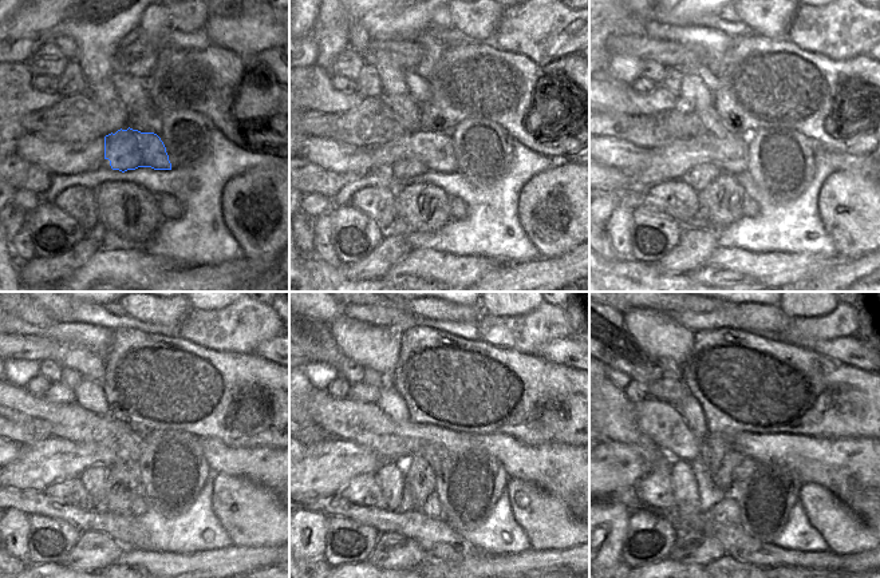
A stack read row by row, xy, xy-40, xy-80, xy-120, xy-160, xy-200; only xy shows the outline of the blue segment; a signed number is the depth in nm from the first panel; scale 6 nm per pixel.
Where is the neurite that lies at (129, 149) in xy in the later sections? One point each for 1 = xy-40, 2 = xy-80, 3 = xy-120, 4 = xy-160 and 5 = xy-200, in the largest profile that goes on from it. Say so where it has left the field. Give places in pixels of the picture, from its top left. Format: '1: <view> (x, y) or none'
1: xy-40 (407, 146)
2: xy-80 (670, 162)
3: xy-120 (40, 464)
4: xy-160 (326, 467)
5: xy-200 (616, 467)

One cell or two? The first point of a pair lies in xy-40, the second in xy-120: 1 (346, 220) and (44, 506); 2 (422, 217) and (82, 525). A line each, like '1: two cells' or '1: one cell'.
1: two cells
2: two cells

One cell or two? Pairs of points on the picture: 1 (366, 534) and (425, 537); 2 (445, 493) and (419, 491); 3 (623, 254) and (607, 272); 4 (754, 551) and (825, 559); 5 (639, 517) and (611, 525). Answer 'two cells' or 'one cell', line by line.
1: two cells
2: two cells
3: two cells
4: one cell
5: two cells

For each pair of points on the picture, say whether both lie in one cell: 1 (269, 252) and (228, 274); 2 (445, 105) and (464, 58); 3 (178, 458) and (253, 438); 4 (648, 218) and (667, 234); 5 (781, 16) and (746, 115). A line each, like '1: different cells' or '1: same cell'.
1: different cells
2: same cell
3: different cells
4: same cell
5: different cells

